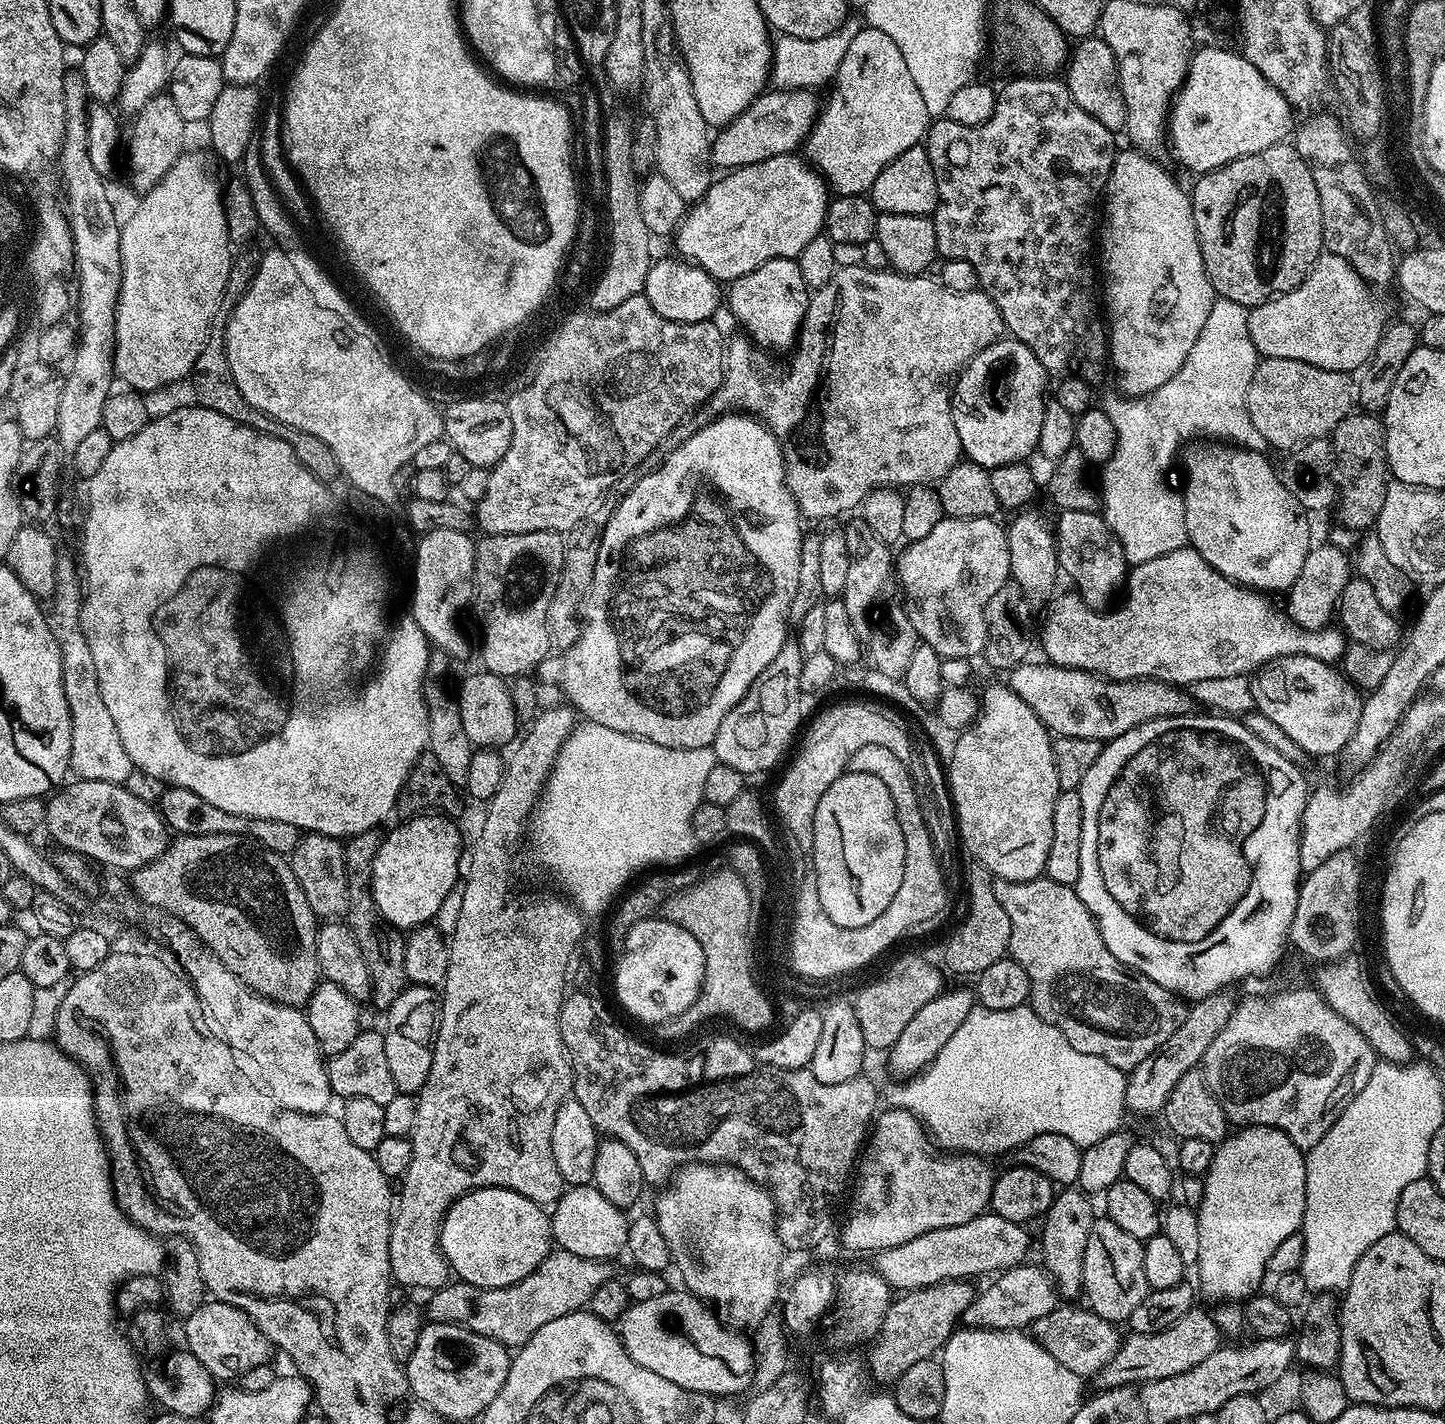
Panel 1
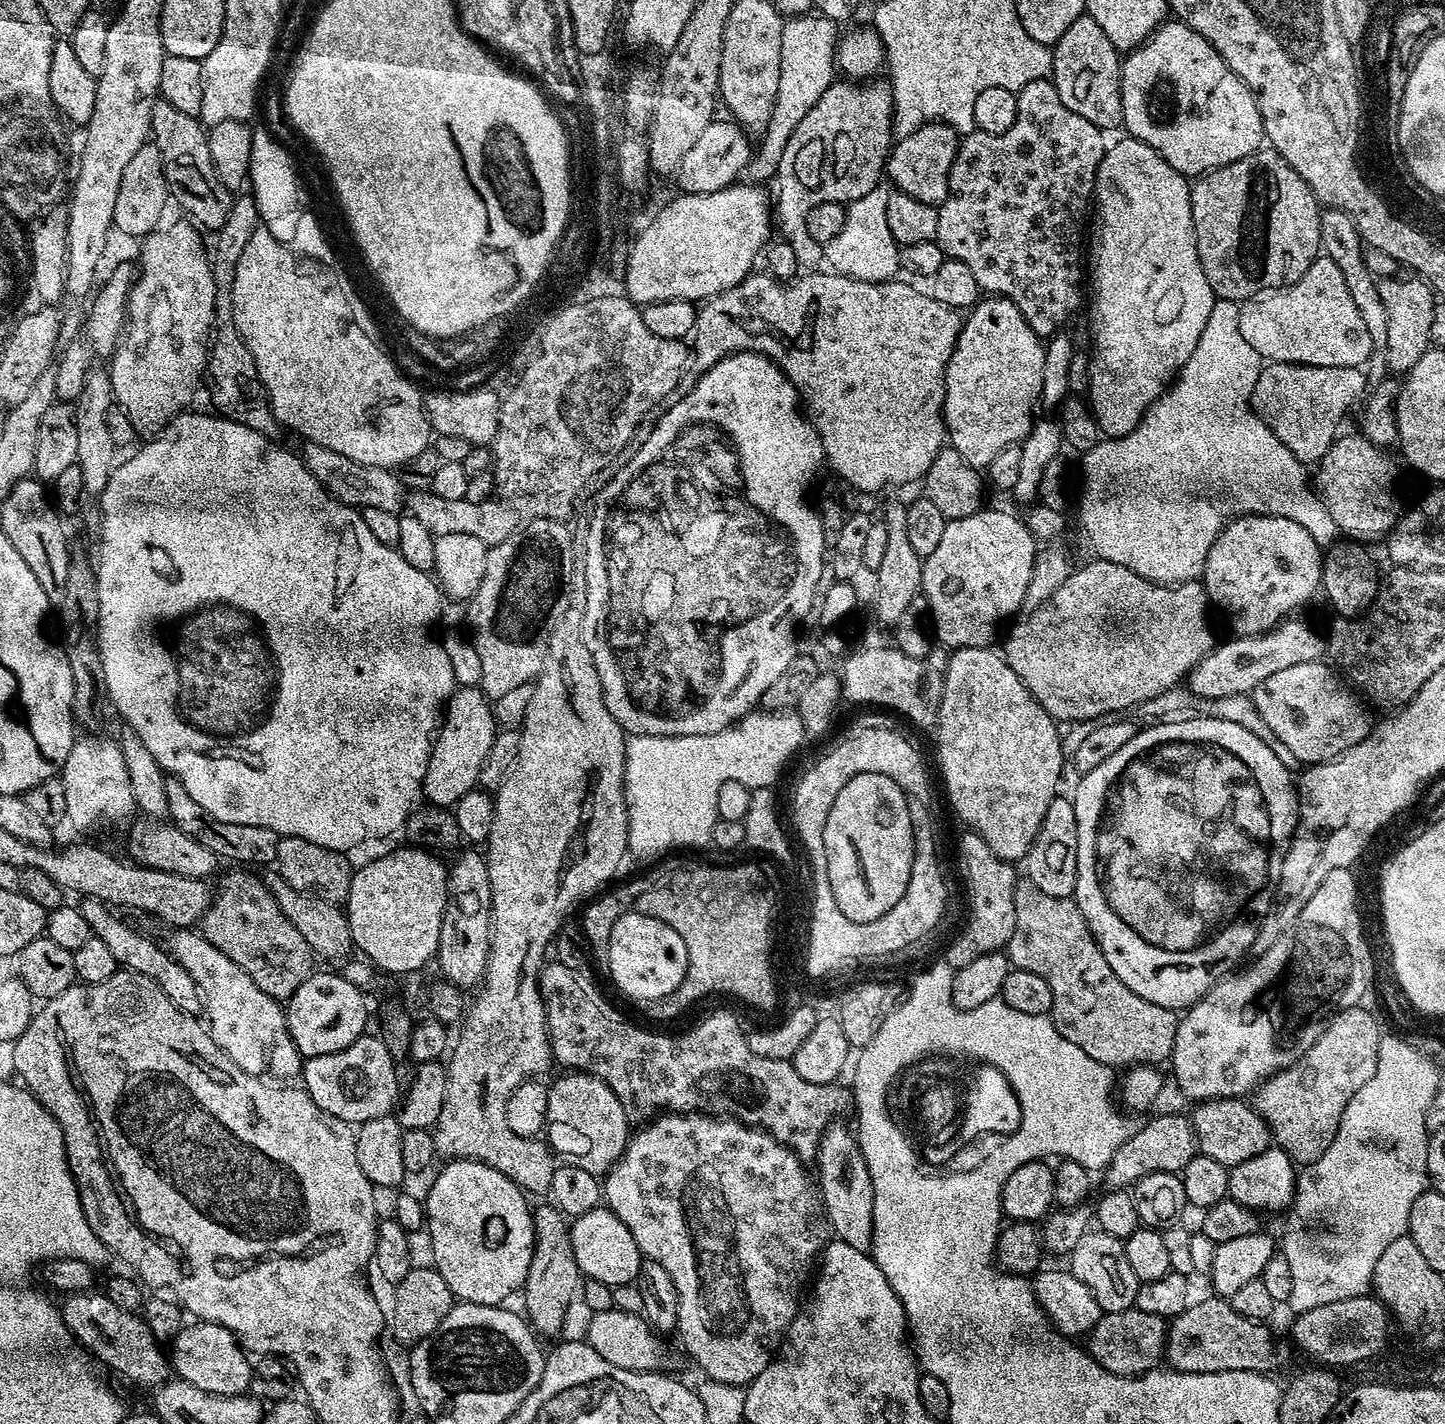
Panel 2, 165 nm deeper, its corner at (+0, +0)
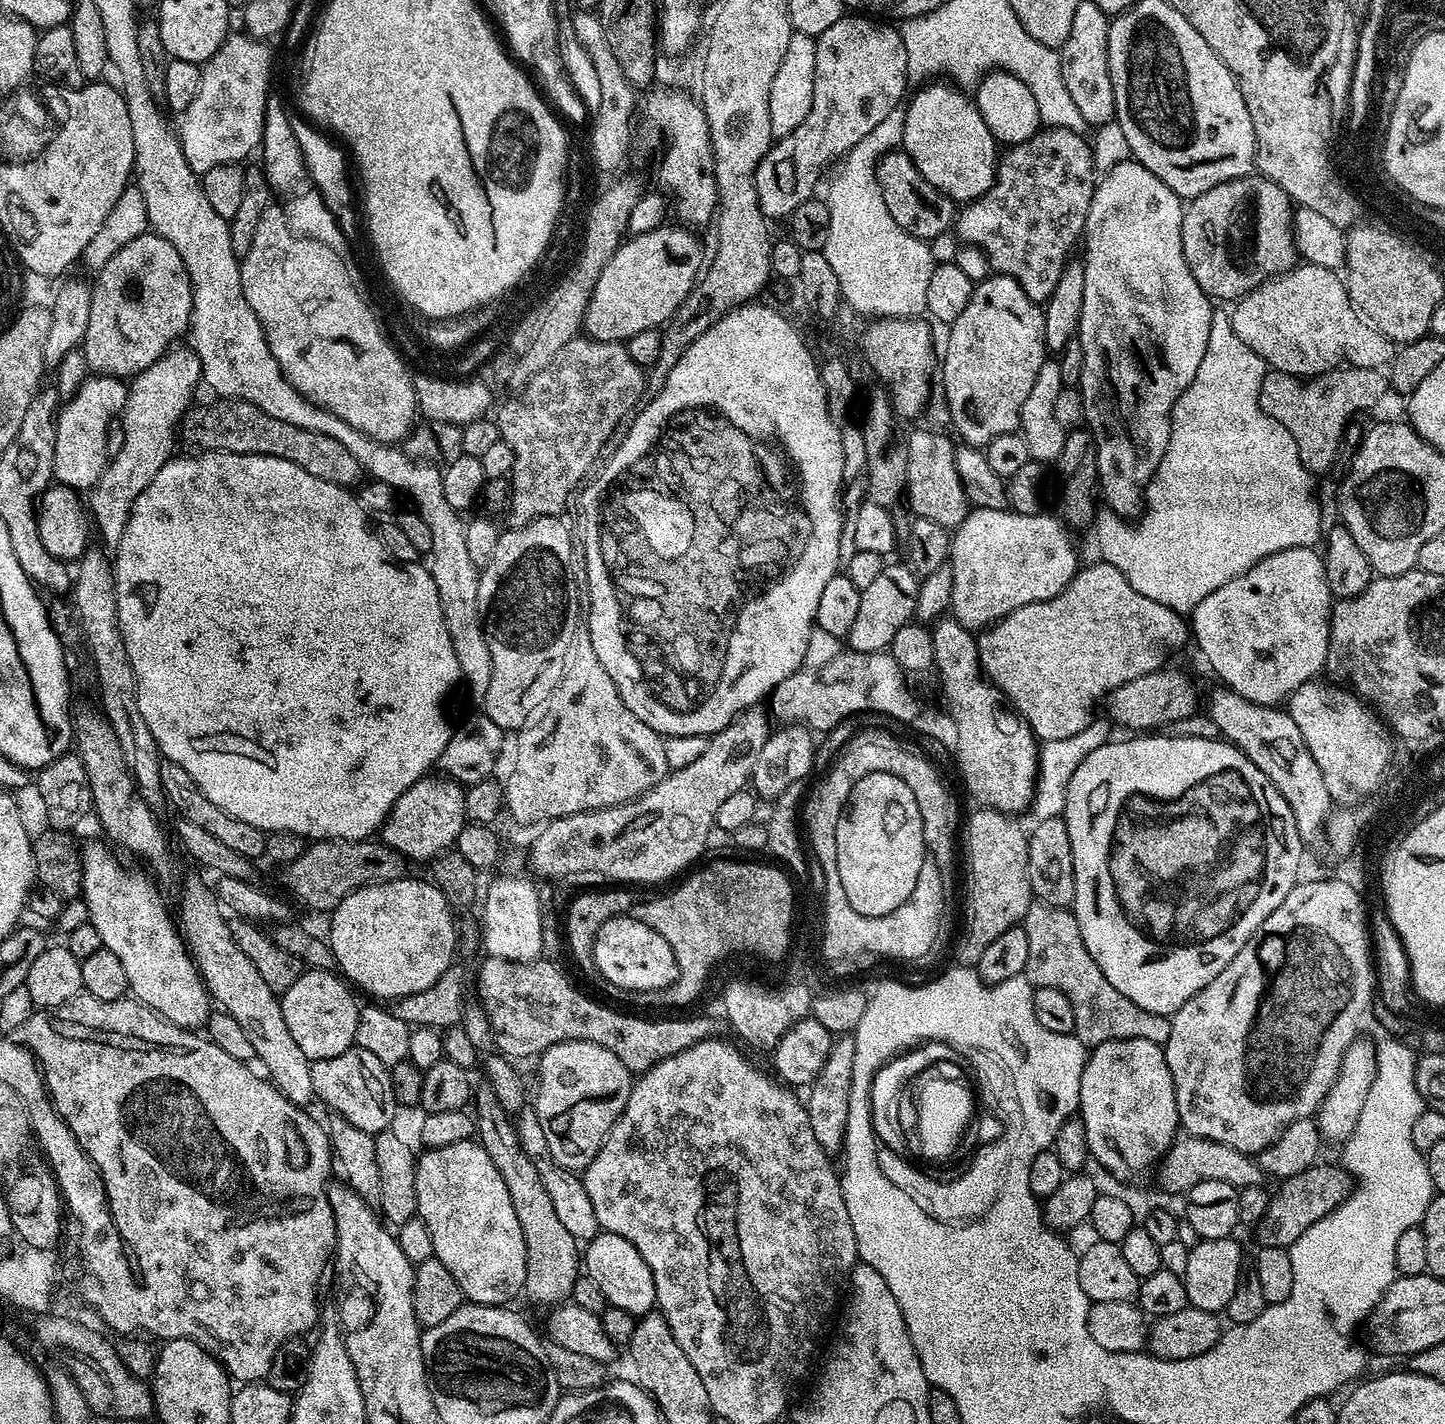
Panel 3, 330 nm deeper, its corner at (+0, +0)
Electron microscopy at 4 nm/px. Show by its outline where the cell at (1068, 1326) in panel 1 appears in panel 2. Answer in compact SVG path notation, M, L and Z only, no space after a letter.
M1135 1306L1121 1312L1105 1312L1087 1337L1086 1351L1110 1374L1139 1376L1152 1371L1162 1360L1162 1345L1166 1340L1166 1320L1163 1316L1146 1314Z

